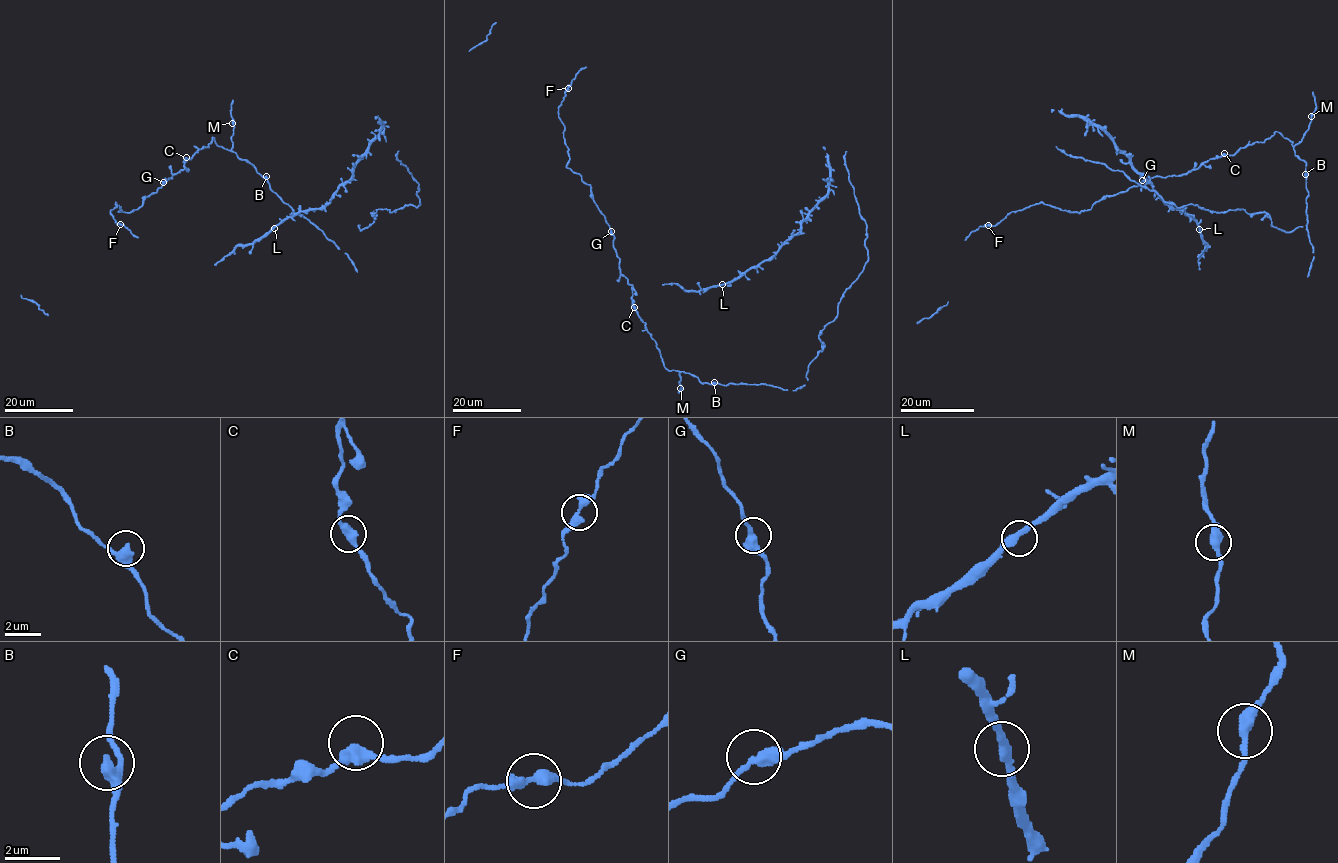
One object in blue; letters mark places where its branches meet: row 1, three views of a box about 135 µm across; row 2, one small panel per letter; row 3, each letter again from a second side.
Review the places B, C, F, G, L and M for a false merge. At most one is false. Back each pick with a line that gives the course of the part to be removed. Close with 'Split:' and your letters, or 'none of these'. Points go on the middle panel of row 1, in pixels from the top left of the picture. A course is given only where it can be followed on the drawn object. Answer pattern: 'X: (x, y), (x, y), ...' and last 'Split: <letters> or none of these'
Split: none of these

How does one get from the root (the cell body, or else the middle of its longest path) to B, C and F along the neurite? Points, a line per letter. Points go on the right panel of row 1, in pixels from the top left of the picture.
B: (1307, 217), (1308, 193), (1305, 174)
C: (1307, 217), (1306, 163), (1295, 155), (1292, 142), (1275, 132), (1263, 142), (1253, 142), (1233, 155), (1224, 153)
F: (1307, 217), (1306, 163), (1275, 132), (1185, 174), (1154, 176), (1105, 196), (1089, 210), (1039, 202), (988, 225)

